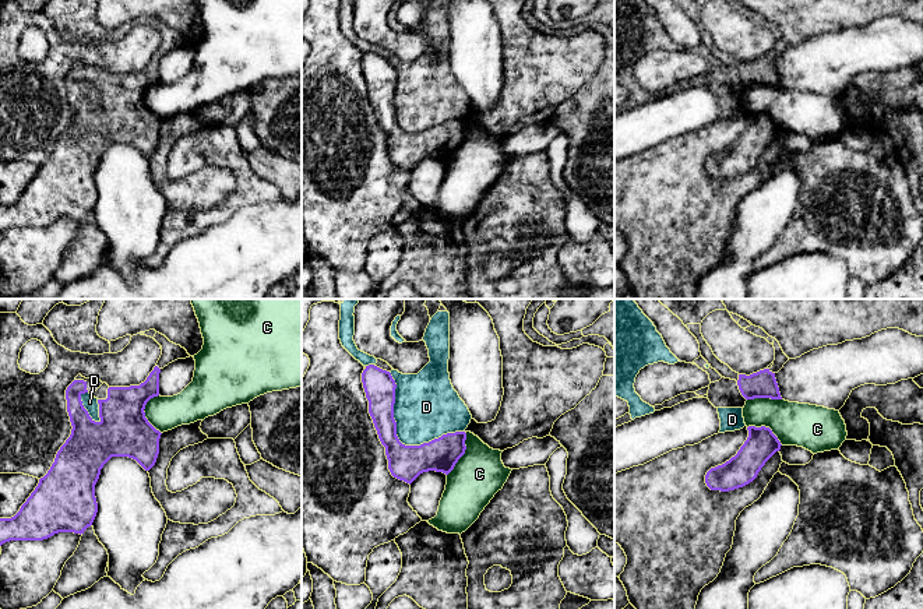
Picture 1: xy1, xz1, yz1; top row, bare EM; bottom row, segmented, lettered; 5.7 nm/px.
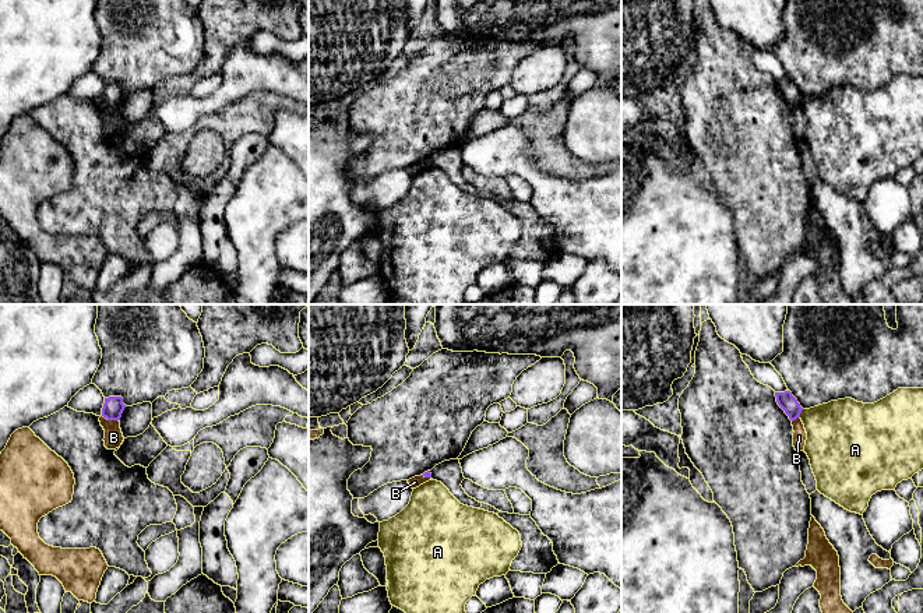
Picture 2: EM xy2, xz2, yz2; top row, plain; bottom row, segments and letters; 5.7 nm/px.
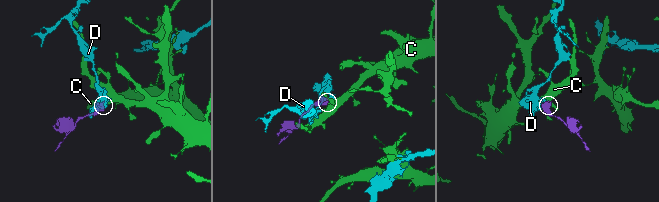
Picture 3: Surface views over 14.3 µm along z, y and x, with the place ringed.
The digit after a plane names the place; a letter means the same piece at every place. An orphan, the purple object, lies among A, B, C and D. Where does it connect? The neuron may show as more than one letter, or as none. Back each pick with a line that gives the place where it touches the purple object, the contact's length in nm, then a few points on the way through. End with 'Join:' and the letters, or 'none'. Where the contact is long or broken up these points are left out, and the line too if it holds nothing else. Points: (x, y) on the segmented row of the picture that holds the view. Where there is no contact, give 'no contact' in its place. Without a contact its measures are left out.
Join: none

